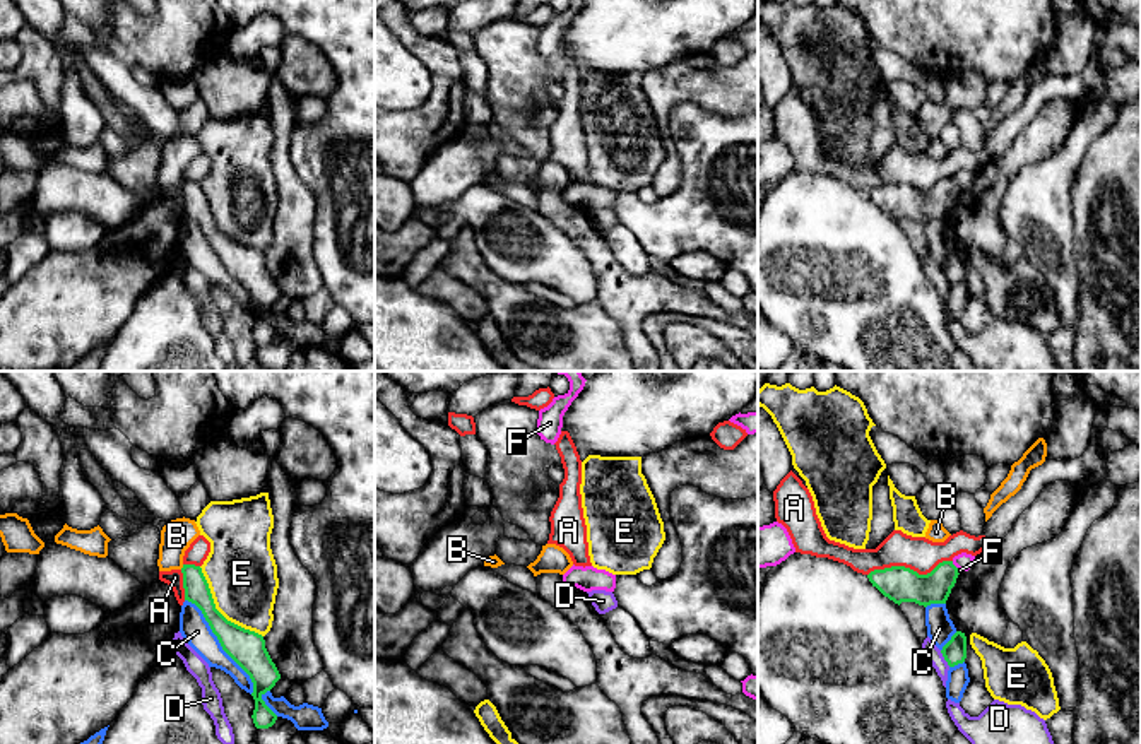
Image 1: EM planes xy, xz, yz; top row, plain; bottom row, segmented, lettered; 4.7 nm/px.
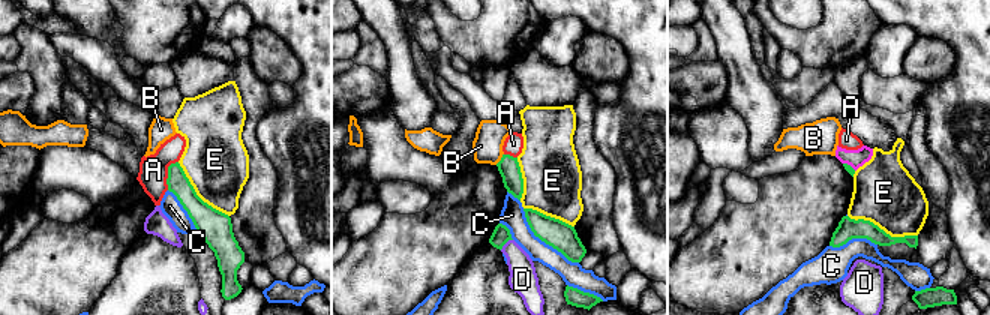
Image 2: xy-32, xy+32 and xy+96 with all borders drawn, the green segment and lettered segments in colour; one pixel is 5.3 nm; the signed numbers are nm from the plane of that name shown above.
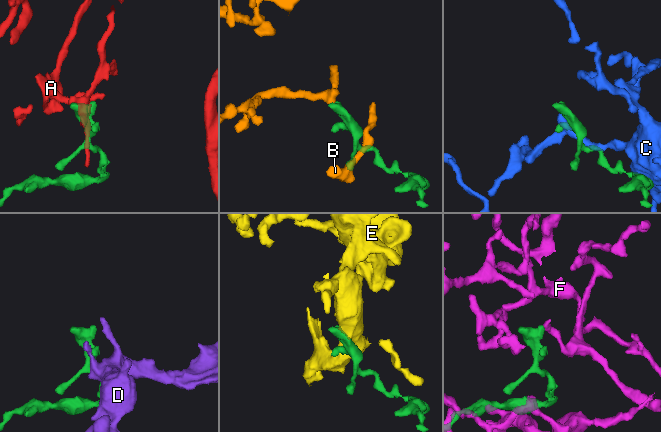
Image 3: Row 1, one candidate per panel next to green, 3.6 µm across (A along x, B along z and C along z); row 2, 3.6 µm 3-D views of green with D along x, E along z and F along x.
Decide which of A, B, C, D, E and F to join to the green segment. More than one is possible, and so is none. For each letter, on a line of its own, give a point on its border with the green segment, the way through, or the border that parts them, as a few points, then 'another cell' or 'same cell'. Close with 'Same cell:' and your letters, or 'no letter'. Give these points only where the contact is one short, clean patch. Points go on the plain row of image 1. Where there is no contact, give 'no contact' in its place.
A: contact yz (909, 185); border yz (951, 177), (939, 178), (926, 190), (885, 183), (868, 192); another cell
B: contact xy (183, 183); another cell
C: contact xy (221, 262); another cell
D: contact yz (945, 276); border yz (939, 267), (950, 283); another cell
E: contact xy (218, 228); another cell
F: contact yz (955, 183); another cell
Same cell: no letter

